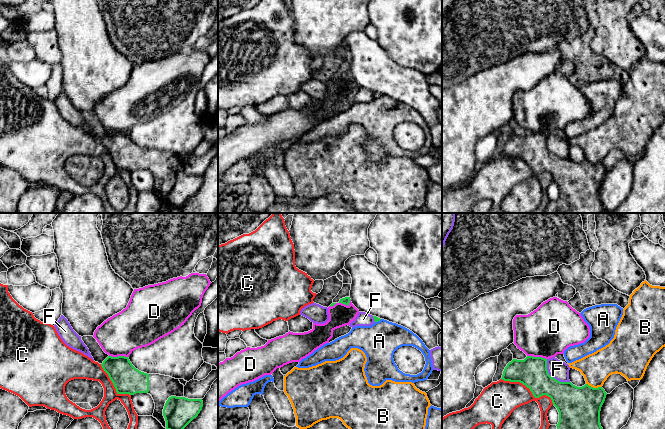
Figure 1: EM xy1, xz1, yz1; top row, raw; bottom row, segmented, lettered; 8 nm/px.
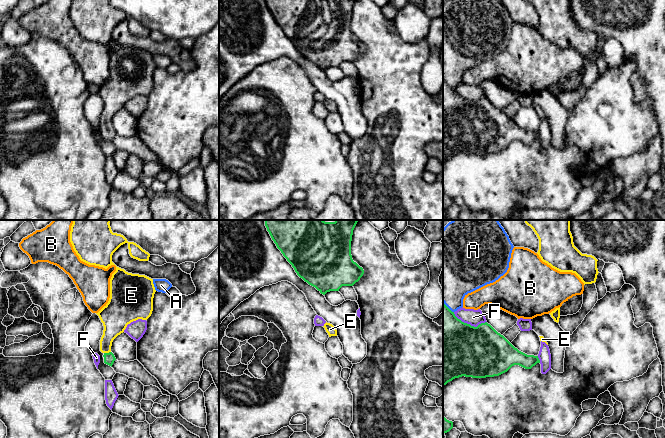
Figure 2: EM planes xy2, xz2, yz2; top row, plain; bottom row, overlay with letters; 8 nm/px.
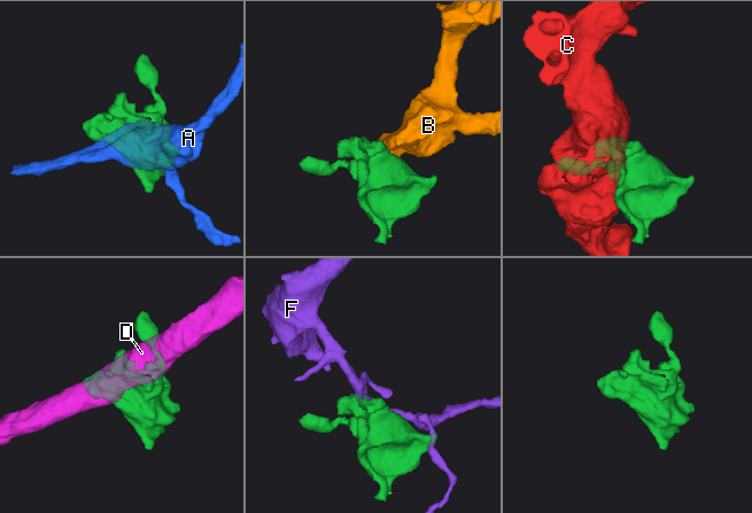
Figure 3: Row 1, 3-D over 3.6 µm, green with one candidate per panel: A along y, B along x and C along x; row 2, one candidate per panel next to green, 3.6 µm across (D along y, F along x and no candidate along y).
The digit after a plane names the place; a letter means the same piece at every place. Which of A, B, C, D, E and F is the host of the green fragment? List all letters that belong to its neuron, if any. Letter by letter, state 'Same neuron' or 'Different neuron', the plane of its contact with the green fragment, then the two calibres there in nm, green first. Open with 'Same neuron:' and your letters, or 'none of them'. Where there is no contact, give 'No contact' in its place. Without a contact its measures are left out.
Same neuron: E
A: Different neuron. Touches green in yz2. Thickness 400 nm (green) against 420 nm
B: Different neuron. Touches green in yz1. Thickness 340 nm (green) against 240 nm
C: Different neuron. Touches green in yz1. Thickness 240 nm (green) against 280 nm
D: Different neuron. Touches green in yz1. Thickness 240 nm (green) against 400 nm
E: Same neuron. Touches green in xy2. Thickness 90 nm (green) against 180 nm
F: Different neuron. Touches green in yz1. Thickness 260 nm (green) against 150 nm

